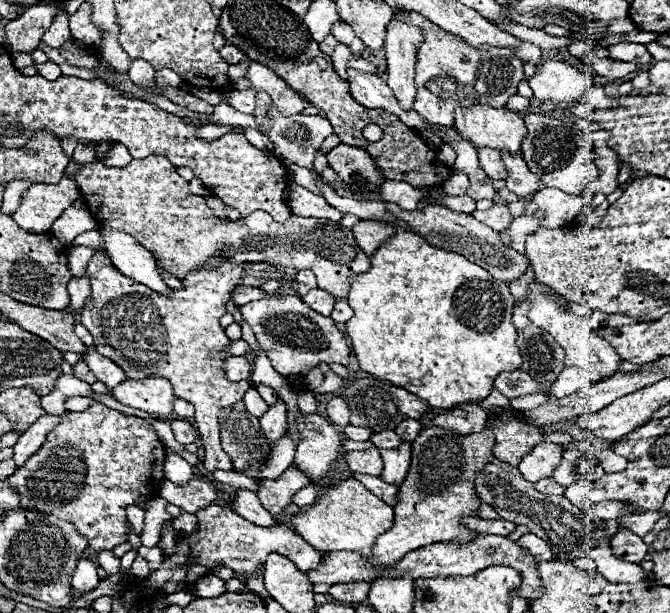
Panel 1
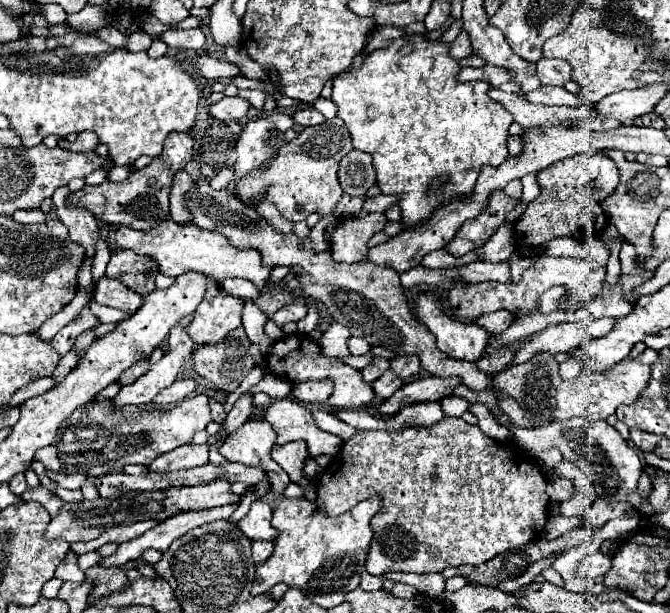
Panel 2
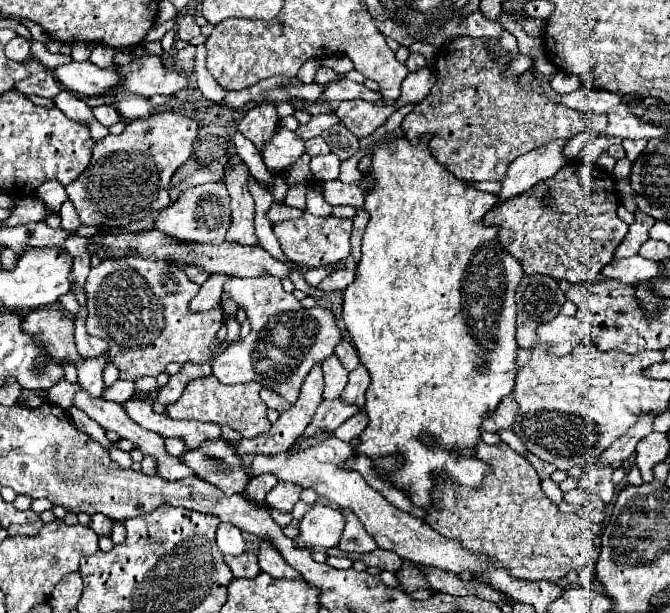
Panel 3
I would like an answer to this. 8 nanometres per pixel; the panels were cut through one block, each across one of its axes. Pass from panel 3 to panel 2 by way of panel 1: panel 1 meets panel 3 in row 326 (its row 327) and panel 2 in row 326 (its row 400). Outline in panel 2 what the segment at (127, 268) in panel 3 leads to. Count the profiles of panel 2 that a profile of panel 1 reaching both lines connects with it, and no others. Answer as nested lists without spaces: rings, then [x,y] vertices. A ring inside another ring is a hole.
[[[208,284],[204,300],[196,308],[196,318],[188,326],[194,344],[216,344],[228,336],[232,328],[242,324],[242,300],[228,296],[218,284]]]

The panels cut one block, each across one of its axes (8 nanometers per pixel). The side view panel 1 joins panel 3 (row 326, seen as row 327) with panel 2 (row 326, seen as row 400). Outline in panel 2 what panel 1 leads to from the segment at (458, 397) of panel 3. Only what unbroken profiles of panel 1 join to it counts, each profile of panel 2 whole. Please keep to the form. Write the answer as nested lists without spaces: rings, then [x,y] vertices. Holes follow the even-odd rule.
[[[432,294],[418,296],[418,320],[438,338],[438,350],[452,360],[476,362],[488,344],[488,332],[478,324],[460,322],[448,316],[440,298]]]

